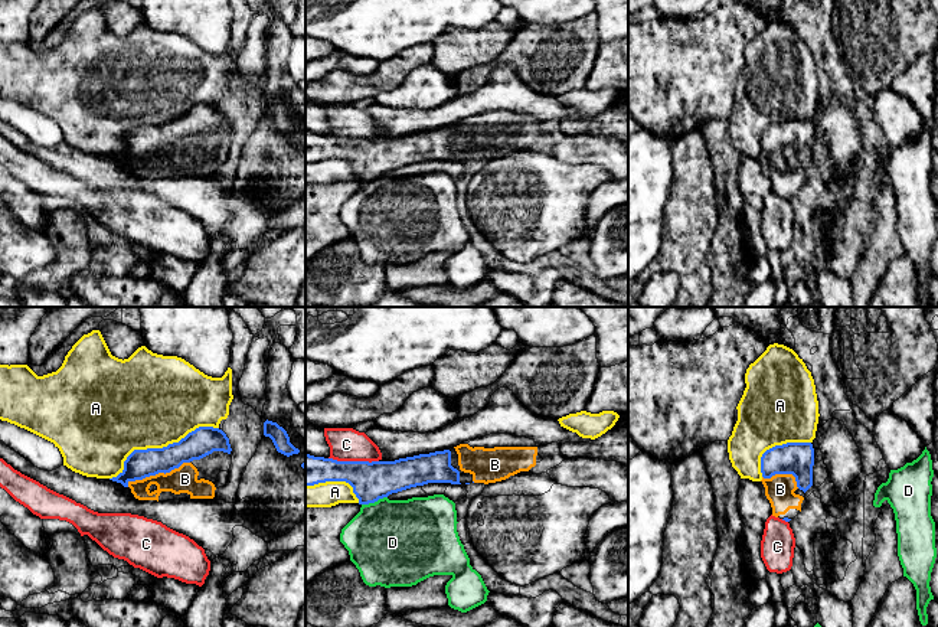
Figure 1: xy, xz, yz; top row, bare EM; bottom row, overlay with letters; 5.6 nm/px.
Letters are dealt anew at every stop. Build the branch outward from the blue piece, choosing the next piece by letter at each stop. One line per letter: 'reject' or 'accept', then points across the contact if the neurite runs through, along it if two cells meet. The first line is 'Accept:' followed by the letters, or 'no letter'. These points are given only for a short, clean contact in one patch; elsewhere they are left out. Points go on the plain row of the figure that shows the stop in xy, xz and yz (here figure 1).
Accept: B
A: reject
B: accept
C: reject
D: reject

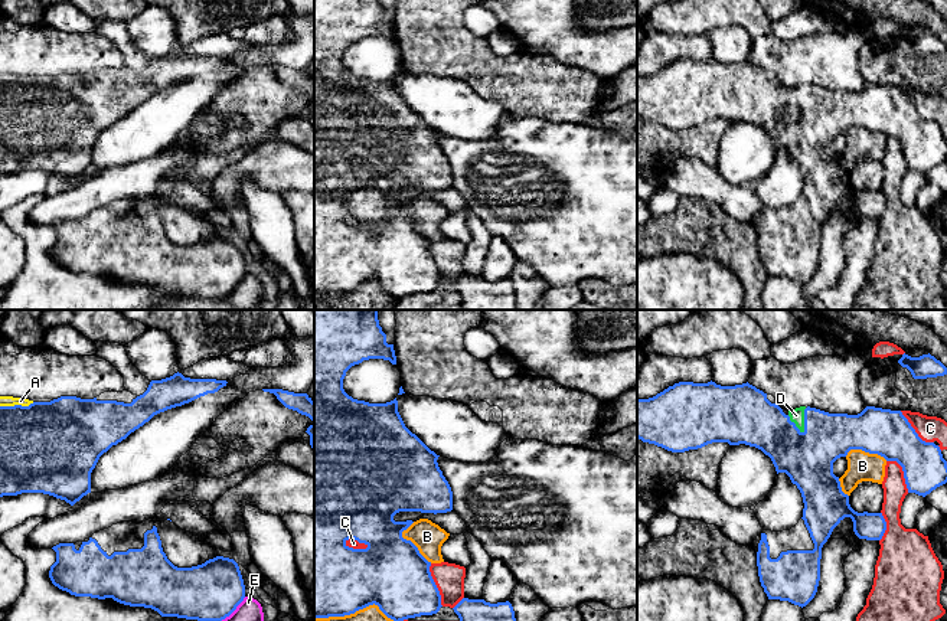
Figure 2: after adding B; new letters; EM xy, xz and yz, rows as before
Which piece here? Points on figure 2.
Accept: no letter
A: reject
B: reject
C: reject
D: reject; border along yz (806, 85), (800, 110)
E: reject

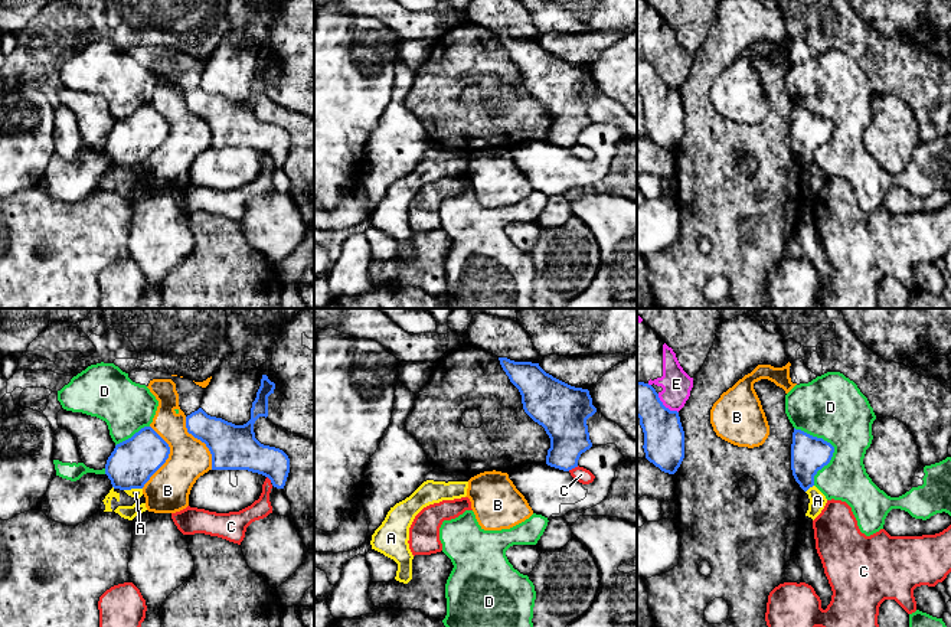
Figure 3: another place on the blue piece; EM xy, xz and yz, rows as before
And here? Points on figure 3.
Accept: no letter
A: reject; border along xy (141, 165), (124, 167)
B: reject
C: reject; border along xz (578, 143), (568, 147)
D: reject
E: reject

